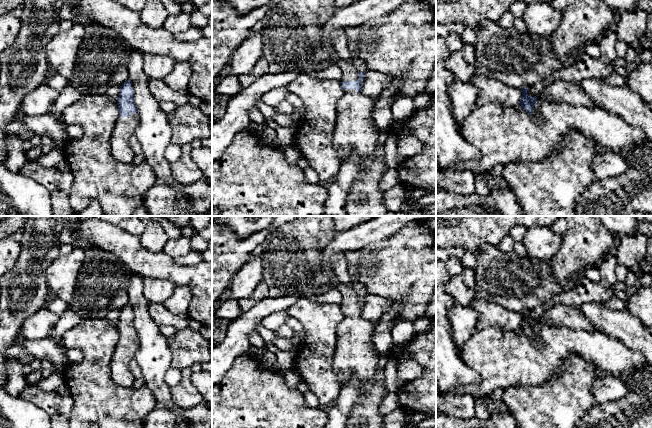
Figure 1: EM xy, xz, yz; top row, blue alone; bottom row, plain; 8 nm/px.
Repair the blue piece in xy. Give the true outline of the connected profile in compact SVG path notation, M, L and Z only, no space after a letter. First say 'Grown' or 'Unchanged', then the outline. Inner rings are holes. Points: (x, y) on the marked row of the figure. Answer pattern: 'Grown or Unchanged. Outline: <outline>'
Grown. Outline: M128 79L120 86L117 99L119 118L110 138L111 154L121 163L132 164L135 156L129 141L134 136L139 123L139 114L134 103L132 82Z

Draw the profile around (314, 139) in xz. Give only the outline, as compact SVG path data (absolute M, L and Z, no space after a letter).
M300 73L294 81L287 85L289 92L297 95L303 102L305 116L298 126L292 146L309 162L321 182L331 182L339 171L340 160L337 148L333 142L337 119L337 103L343 96L340 81L336 79L322 79Z

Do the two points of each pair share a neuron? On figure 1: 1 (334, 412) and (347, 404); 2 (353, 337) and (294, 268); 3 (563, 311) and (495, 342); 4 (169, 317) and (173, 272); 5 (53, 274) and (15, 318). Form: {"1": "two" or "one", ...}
{"1": "one", "2": "one", "3": "two", "4": "two", "5": "two"}

